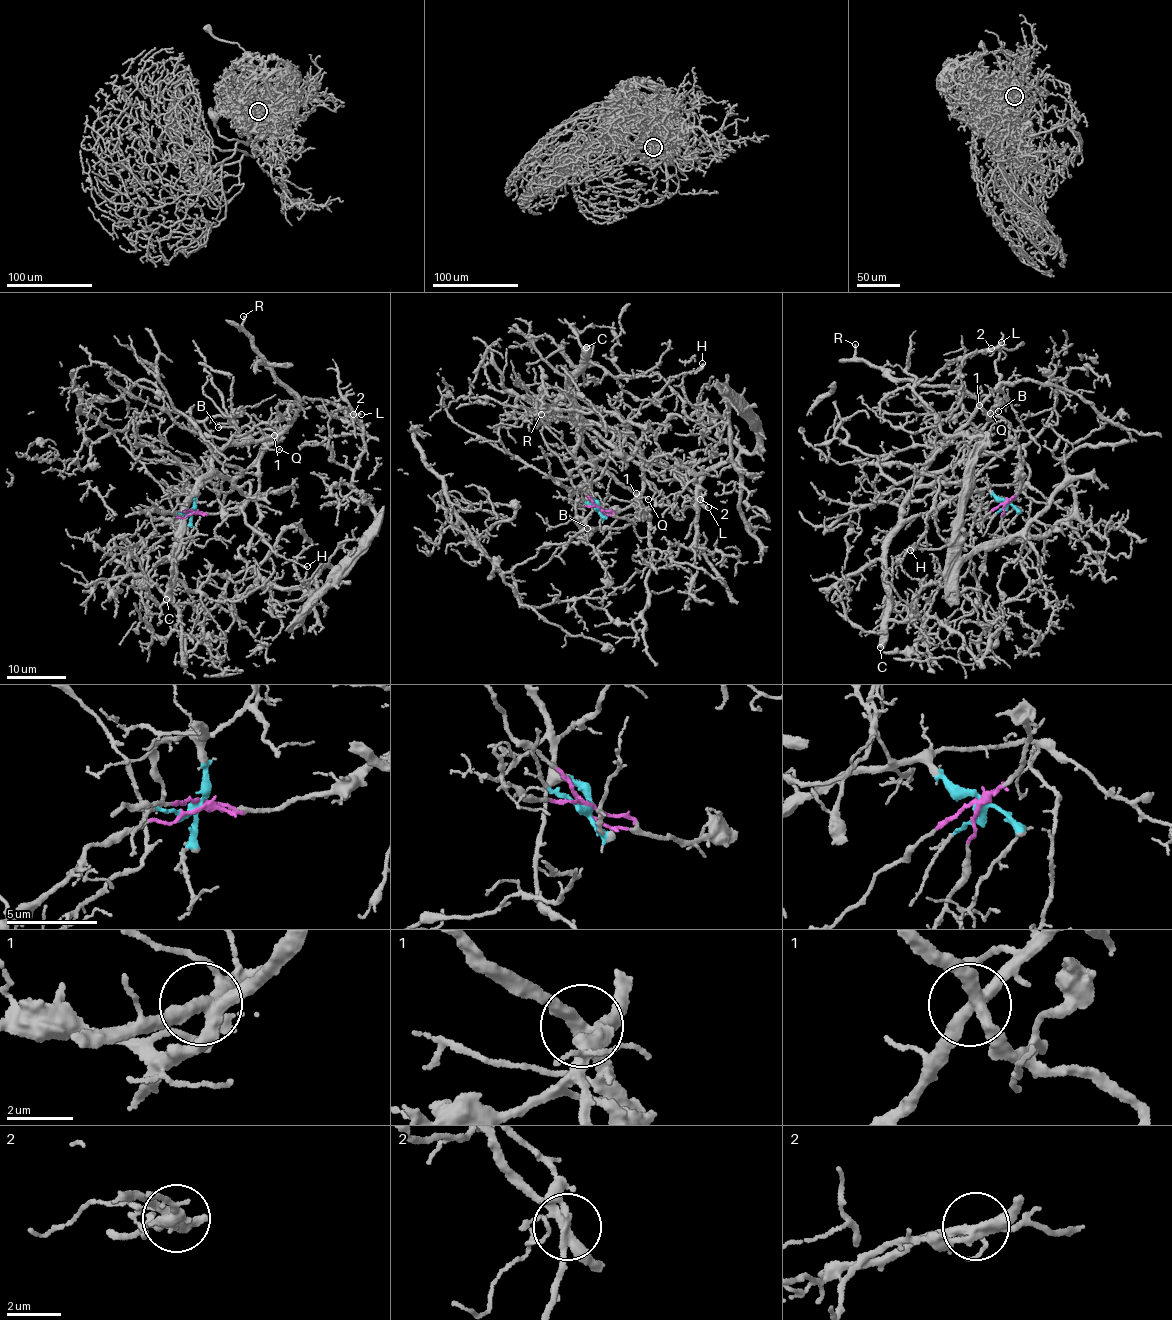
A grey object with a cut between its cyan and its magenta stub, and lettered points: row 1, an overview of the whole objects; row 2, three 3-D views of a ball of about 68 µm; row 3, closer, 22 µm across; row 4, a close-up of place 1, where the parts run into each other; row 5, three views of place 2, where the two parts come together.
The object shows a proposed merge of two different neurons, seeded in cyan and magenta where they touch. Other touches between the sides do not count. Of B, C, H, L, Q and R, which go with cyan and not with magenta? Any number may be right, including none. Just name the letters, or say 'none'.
B, C, H

